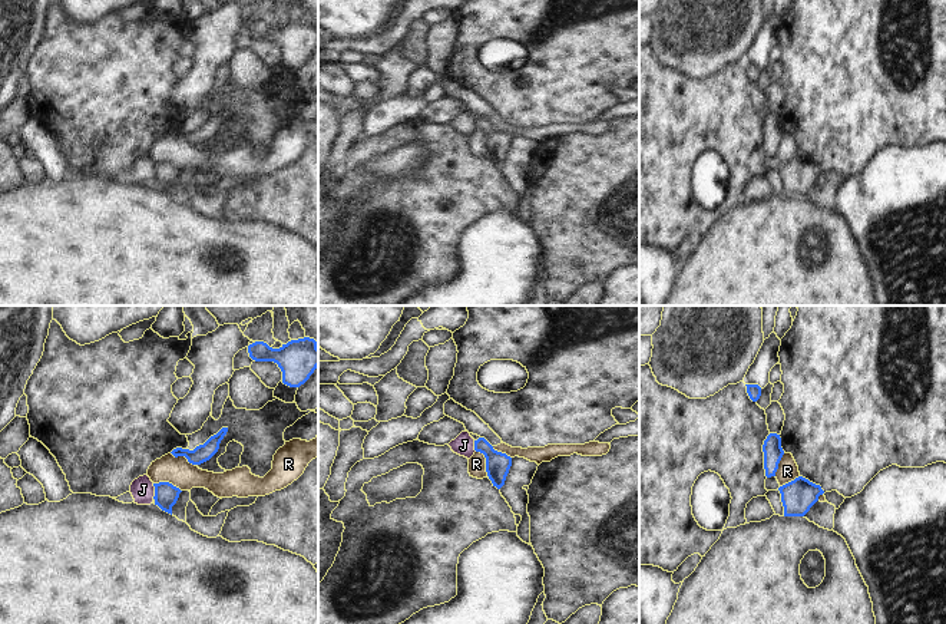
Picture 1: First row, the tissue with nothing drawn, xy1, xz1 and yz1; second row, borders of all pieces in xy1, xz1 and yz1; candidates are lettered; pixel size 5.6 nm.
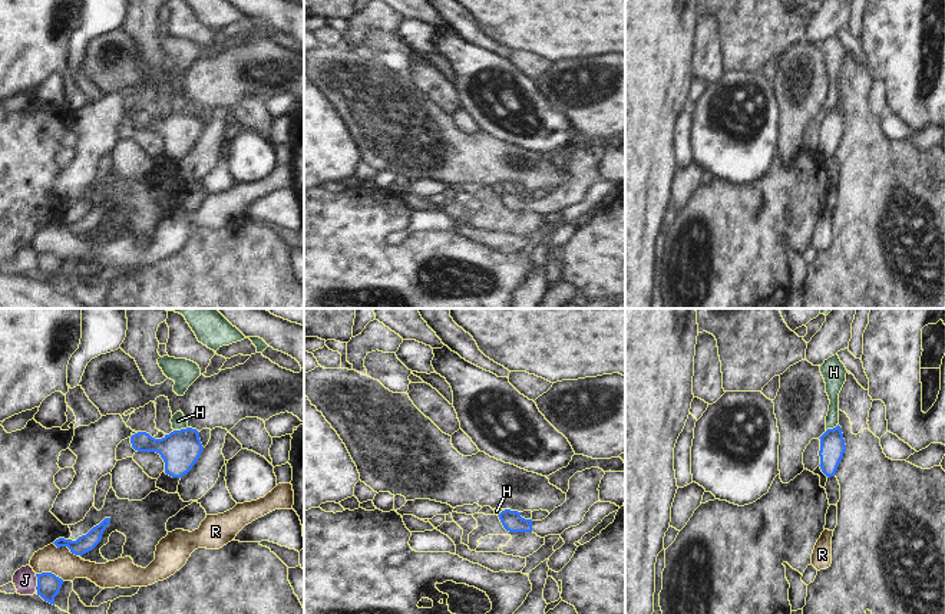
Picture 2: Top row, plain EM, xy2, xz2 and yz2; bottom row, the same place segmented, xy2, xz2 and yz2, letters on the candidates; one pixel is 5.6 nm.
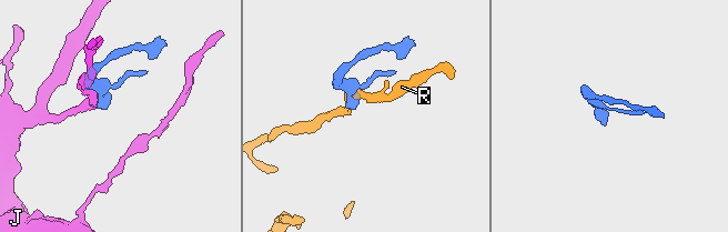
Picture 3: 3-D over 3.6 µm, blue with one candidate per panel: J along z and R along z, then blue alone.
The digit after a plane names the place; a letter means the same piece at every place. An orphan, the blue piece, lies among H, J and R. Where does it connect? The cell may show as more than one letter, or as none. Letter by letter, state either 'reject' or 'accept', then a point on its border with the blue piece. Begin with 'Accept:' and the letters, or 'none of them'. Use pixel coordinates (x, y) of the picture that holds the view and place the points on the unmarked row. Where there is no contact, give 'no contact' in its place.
Accept: none of them
H: reject; contact xy2 (181, 108)
J: reject; contact xy1 (155, 169)
R: reject; contact xz1 (486, 141)

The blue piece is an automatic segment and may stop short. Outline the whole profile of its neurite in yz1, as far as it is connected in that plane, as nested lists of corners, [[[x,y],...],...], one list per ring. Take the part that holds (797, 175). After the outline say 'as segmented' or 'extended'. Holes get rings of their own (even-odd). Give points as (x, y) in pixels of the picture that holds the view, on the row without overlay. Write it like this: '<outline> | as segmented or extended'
[[[798,155],[778,166],[784,185],[784,195],[804,195],[824,172],[820,164]]] | as segmented

